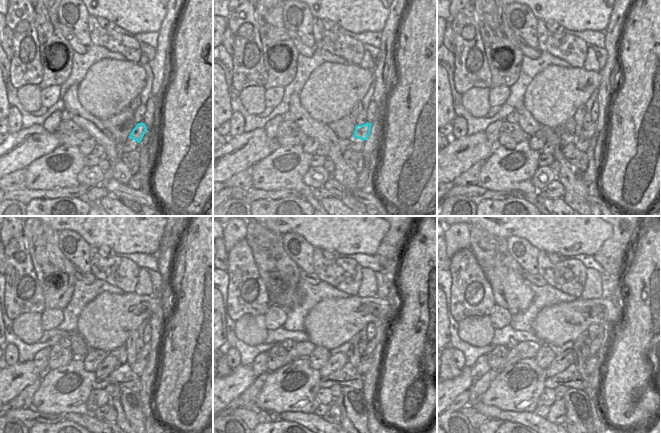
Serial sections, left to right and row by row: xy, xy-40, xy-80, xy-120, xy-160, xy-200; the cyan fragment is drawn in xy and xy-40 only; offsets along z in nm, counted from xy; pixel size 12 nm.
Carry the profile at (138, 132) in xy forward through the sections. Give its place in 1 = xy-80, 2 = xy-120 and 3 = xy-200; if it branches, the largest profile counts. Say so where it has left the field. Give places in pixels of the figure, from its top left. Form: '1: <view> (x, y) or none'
1: xy-80 (588, 133)
2: xy-120 (144, 353)
3: xy-200 (597, 342)

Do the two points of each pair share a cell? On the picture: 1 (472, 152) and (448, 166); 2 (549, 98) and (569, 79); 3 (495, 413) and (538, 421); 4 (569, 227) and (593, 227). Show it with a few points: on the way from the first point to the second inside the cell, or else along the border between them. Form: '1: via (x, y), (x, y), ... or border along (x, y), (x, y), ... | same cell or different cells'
1: via (466, 152), (454, 160) | same cell
2: via (554, 94), (564, 84) | same cell
3: via (506, 415), (527, 418) | same cell
4: via (575, 227), (587, 227) | same cell

